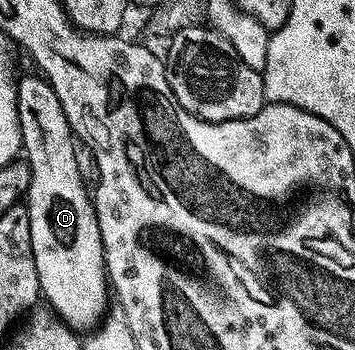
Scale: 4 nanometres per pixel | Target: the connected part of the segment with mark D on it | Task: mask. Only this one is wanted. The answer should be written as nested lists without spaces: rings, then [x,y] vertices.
[[[32,74],[17,79],[17,116],[21,126],[23,159],[28,163],[30,173],[29,189],[23,196],[23,203],[29,208],[35,269],[39,273],[44,302],[50,303],[46,304],[53,314],[74,331],[85,333],[102,322],[107,311],[105,302],[111,299],[111,284],[105,269],[105,250],[92,194],[80,175],[80,165],[76,160],[78,140],[67,121],[67,113],[63,113],[63,105],[59,105],[59,97],[55,97],[55,89],[49,80],[40,74]]]

